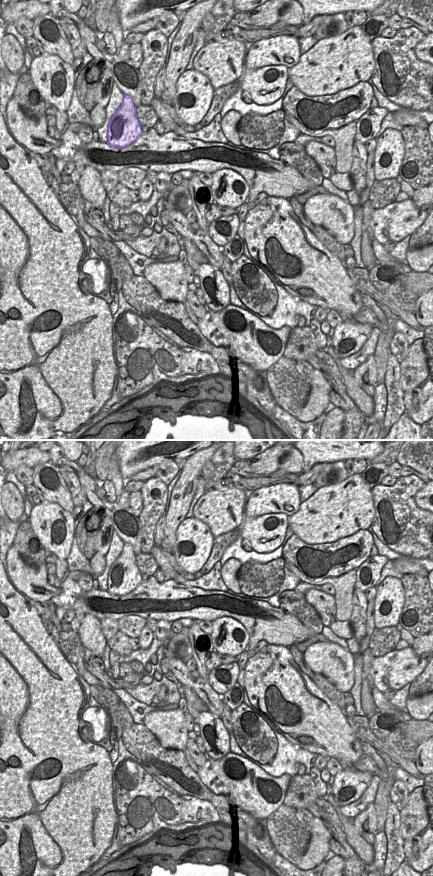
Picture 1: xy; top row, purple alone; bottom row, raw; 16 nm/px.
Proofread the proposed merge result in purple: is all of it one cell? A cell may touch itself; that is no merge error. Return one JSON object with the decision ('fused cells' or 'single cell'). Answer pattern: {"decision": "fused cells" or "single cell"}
{"decision": "single cell"}

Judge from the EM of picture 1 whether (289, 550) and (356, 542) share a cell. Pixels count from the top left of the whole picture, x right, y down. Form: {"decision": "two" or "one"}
{"decision": "one"}

